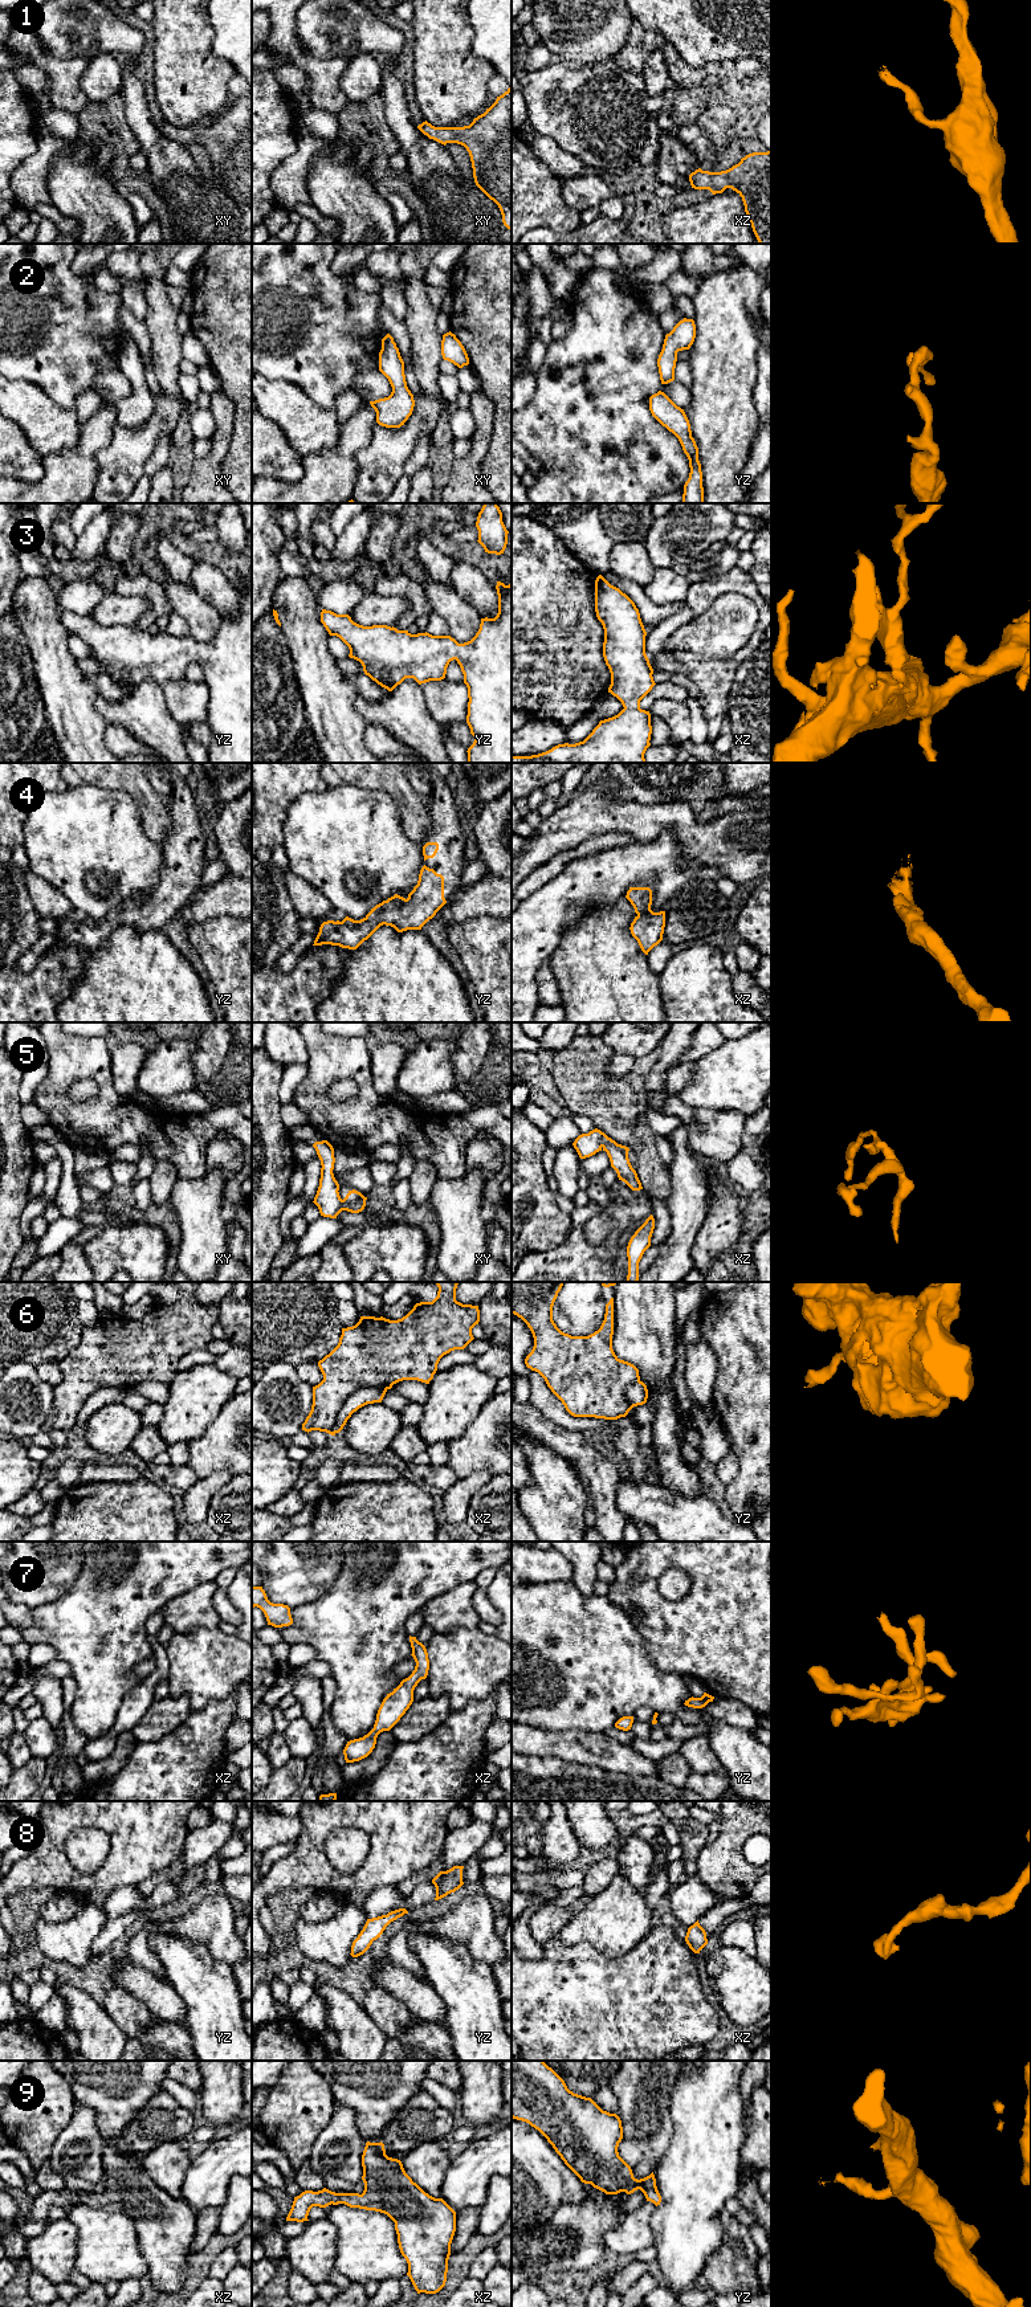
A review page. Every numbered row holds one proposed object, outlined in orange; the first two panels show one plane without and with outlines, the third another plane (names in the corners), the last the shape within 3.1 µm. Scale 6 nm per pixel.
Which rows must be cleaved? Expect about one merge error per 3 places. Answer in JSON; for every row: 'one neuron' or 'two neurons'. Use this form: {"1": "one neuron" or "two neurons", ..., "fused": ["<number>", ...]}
{"1": "one neuron", "2": "one neuron", "3": "one neuron", "4": "one neuron", "5": "two neurons", "6": "two neurons", "7": "one neuron", "8": "one neuron", "9": "one neuron", "fused": ["5", "6"]}

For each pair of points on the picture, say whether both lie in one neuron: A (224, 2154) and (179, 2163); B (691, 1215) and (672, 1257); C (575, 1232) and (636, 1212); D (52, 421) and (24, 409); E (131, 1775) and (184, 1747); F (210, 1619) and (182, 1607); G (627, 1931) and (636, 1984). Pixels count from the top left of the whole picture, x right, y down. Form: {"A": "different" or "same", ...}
{"A": "different", "B": "same", "C": "same", "D": "same", "E": "same", "F": "same", "G": "different"}

